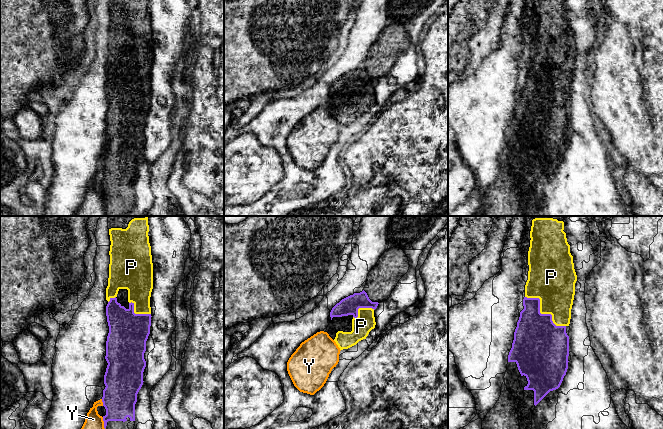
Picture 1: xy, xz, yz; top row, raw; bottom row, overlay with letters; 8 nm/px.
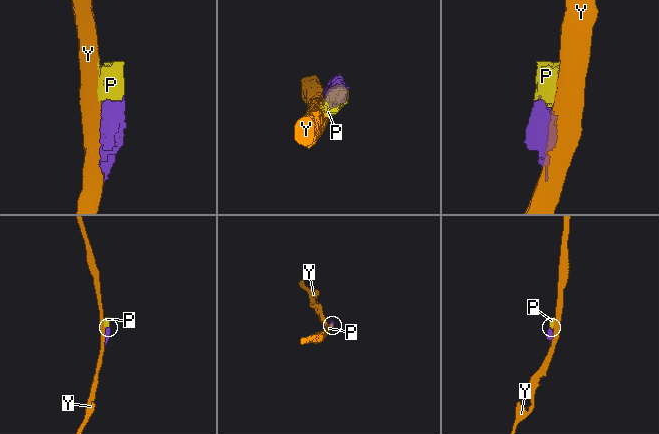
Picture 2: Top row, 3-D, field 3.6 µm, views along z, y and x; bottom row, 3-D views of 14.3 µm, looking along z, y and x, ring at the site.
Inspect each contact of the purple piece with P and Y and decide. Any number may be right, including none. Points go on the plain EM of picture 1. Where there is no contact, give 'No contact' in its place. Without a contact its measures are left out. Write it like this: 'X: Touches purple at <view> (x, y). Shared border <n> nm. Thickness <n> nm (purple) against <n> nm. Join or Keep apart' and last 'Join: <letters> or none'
P: Touches purple at yz (542, 90). Shared border 400 nm. Thickness 420 nm (purple) against 320 nm. Join
Y: Touches purple at xy (104, 199). Shared border 100 nm. Thickness 280 nm (purple) against 240 nm. Keep apart
Join: P

